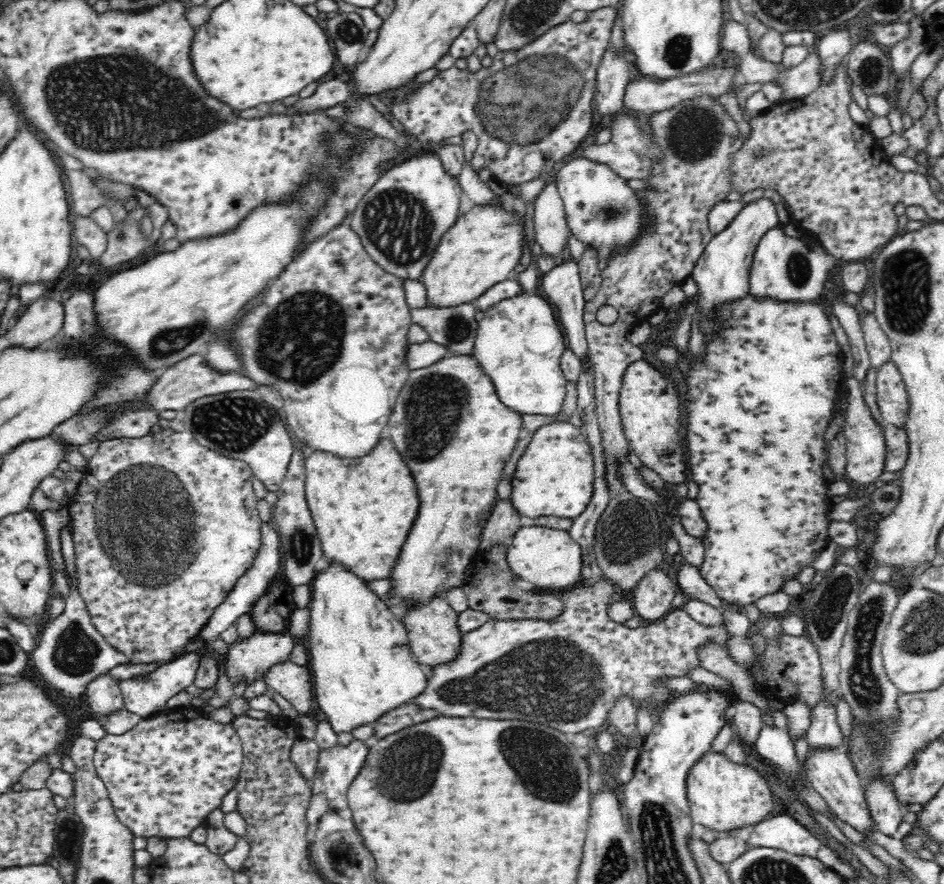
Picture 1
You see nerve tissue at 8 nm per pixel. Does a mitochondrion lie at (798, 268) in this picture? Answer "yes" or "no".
yes

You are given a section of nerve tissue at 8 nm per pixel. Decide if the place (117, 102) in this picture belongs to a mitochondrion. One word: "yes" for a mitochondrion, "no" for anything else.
yes

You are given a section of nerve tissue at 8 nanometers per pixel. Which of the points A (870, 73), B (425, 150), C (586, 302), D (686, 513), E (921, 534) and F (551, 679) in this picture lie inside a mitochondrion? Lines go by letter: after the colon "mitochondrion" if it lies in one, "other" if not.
A: mitochondrion
B: other
C: other
D: other
E: other
F: mitochondrion

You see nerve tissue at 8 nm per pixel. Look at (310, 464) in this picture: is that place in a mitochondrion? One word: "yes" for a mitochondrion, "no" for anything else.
no

